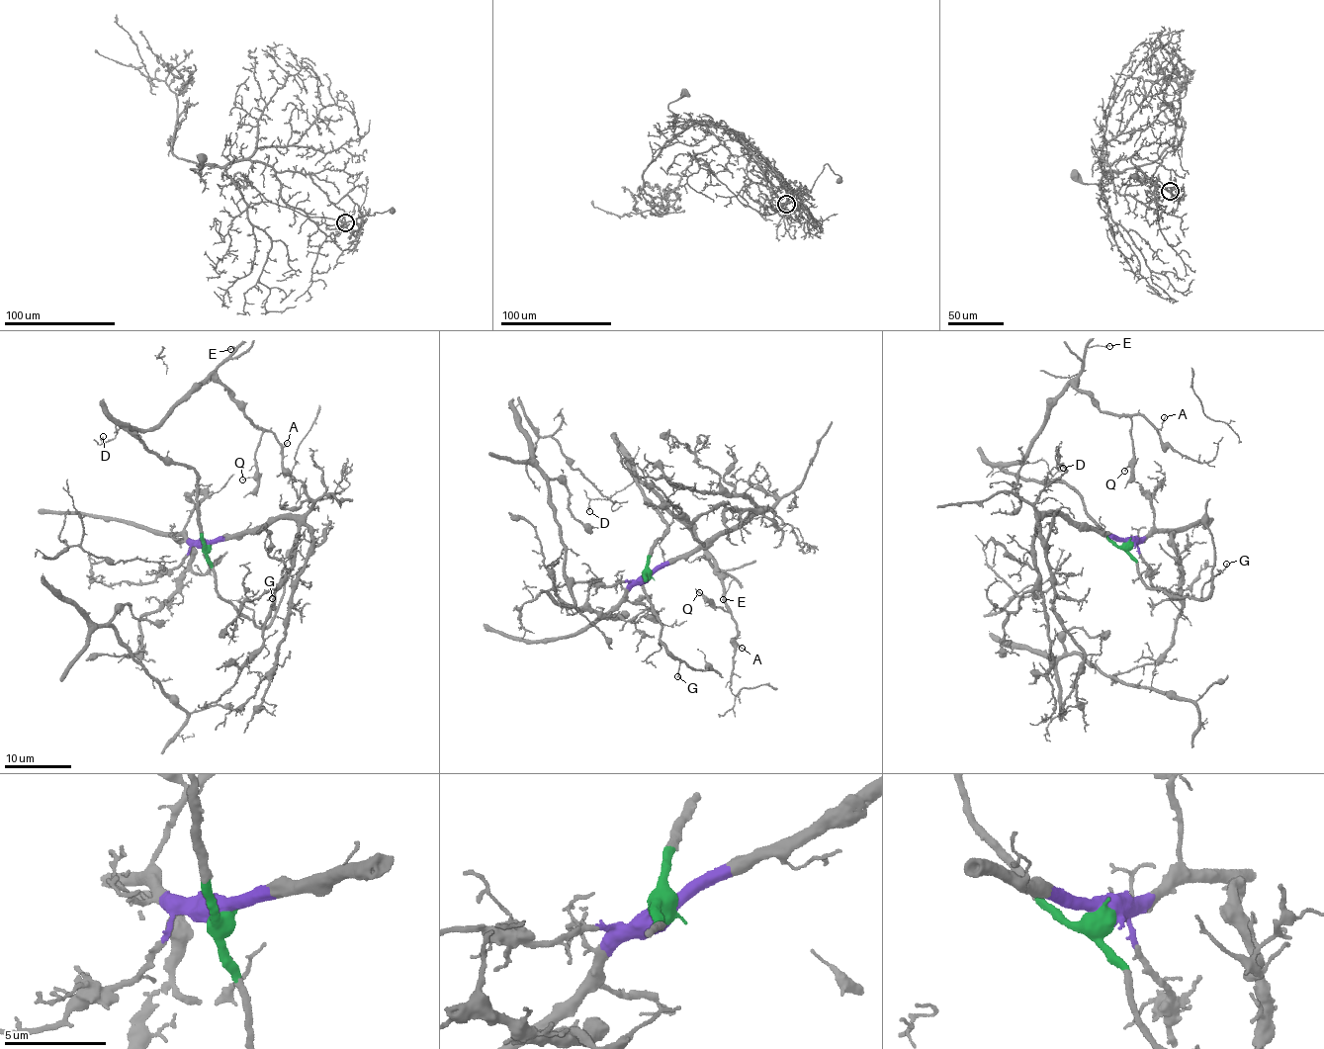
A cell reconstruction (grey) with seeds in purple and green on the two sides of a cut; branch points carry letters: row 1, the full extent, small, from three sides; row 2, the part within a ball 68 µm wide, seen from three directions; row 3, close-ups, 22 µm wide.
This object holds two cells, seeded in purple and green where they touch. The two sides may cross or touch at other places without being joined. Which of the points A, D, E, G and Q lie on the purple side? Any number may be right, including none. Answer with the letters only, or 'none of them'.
none of them

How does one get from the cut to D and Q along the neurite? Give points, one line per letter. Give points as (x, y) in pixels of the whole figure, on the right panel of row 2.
D: (1128, 542), (1117, 546), (1065, 483), (1030, 480), (1001, 468), (1042, 460), (1052, 475), (1062, 468)
Q: (1128, 542), (1117, 546), (1065, 483), (1001, 468), (1021, 461), (1071, 385), (1103, 411), (1131, 418), (1124, 471)

